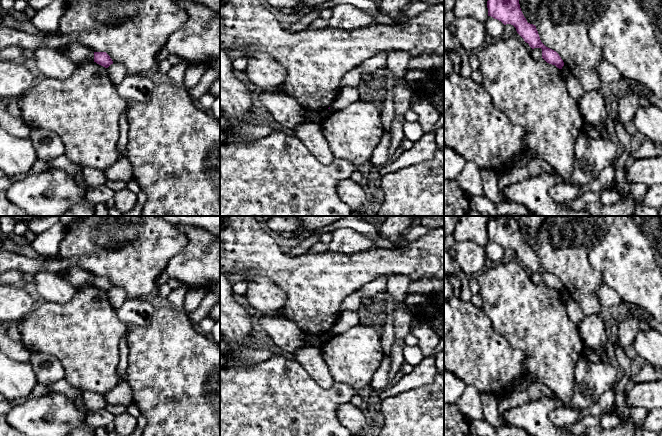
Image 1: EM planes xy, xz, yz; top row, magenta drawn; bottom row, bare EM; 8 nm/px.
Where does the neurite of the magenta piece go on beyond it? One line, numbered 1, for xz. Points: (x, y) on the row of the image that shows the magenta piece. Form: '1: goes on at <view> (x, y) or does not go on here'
1: does not go on here

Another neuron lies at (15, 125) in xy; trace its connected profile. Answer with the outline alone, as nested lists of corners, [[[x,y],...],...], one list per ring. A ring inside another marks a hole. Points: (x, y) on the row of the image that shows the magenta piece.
[[[0,97],[0,127],[11,135],[27,138],[30,136],[31,128],[20,116],[12,116],[7,110],[8,103]]]

